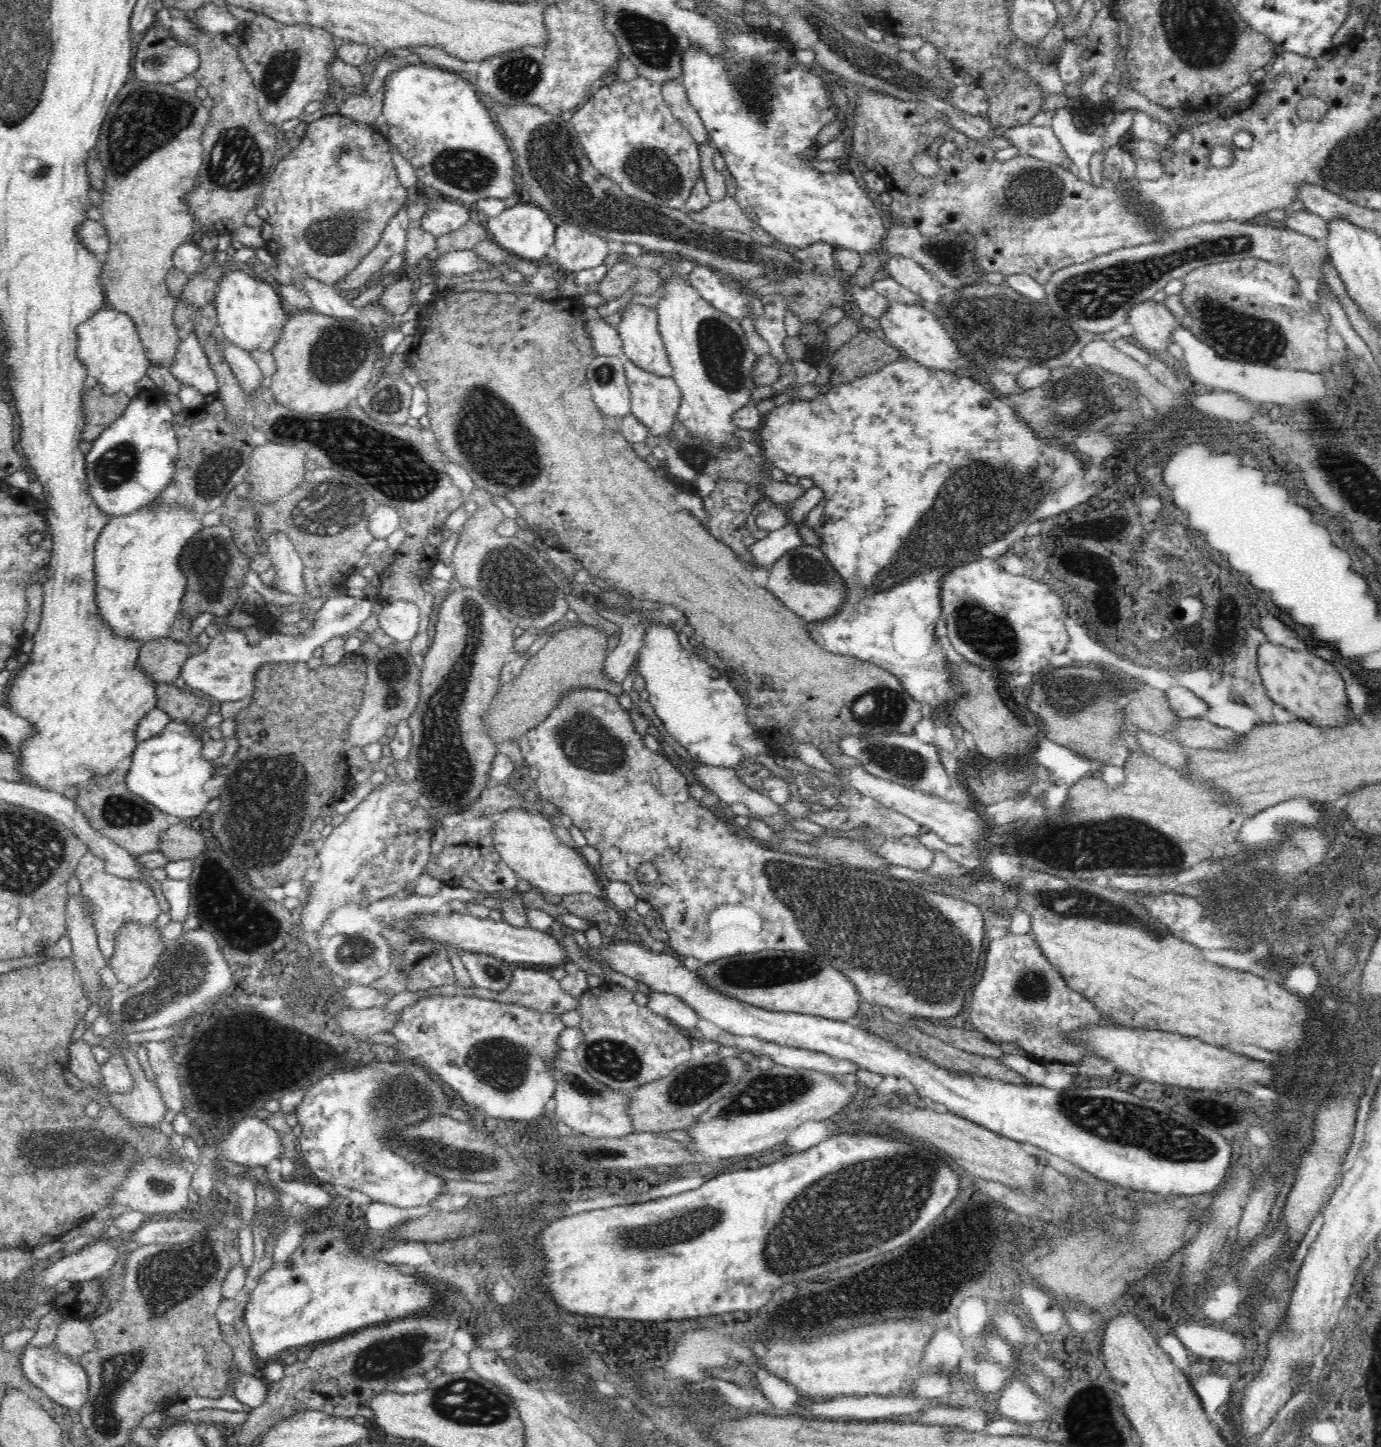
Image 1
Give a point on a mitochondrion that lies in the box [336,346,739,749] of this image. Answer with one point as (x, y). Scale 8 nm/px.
(477, 431)

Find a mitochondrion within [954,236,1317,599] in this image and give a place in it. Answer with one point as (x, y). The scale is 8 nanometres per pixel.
(1242, 335)

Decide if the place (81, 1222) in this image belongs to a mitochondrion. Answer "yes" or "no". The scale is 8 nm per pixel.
no

